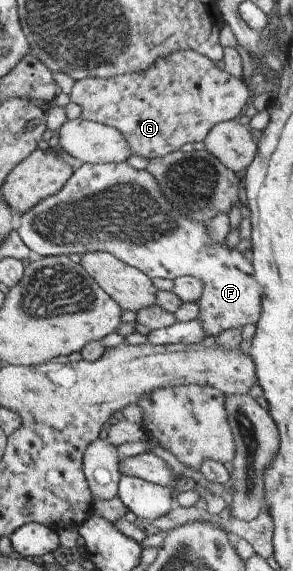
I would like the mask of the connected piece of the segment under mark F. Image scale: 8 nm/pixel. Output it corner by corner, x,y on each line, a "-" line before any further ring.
119,162
118,164
103,163
103,164
82,164
77,169
73,170
70,177
66,180
66,183
50,197
44,198
41,202
33,205
28,211
25,211
20,215
20,225
16,230
18,237
22,243
28,247
33,257
41,256
59,256
64,254
72,257
81,257
86,252
108,252
112,257
118,259
122,263
138,269
148,276
150,279
176,279
181,275
194,276
203,283
202,292
200,298
196,301
199,305
199,312
196,320
200,320
202,327
204,328
205,335
217,336
222,330
230,328
242,328
248,323
255,325
260,315
260,300
261,294
255,277
253,276
253,269
250,263
234,249
230,250
224,247
224,242
221,244
214,244
210,242
210,239
206,236
206,226
202,224
190,221
187,217
184,217
180,213
180,209
176,209
174,205
170,205
168,200
159,192
157,182
146,170
136,170
128,166
125,162

